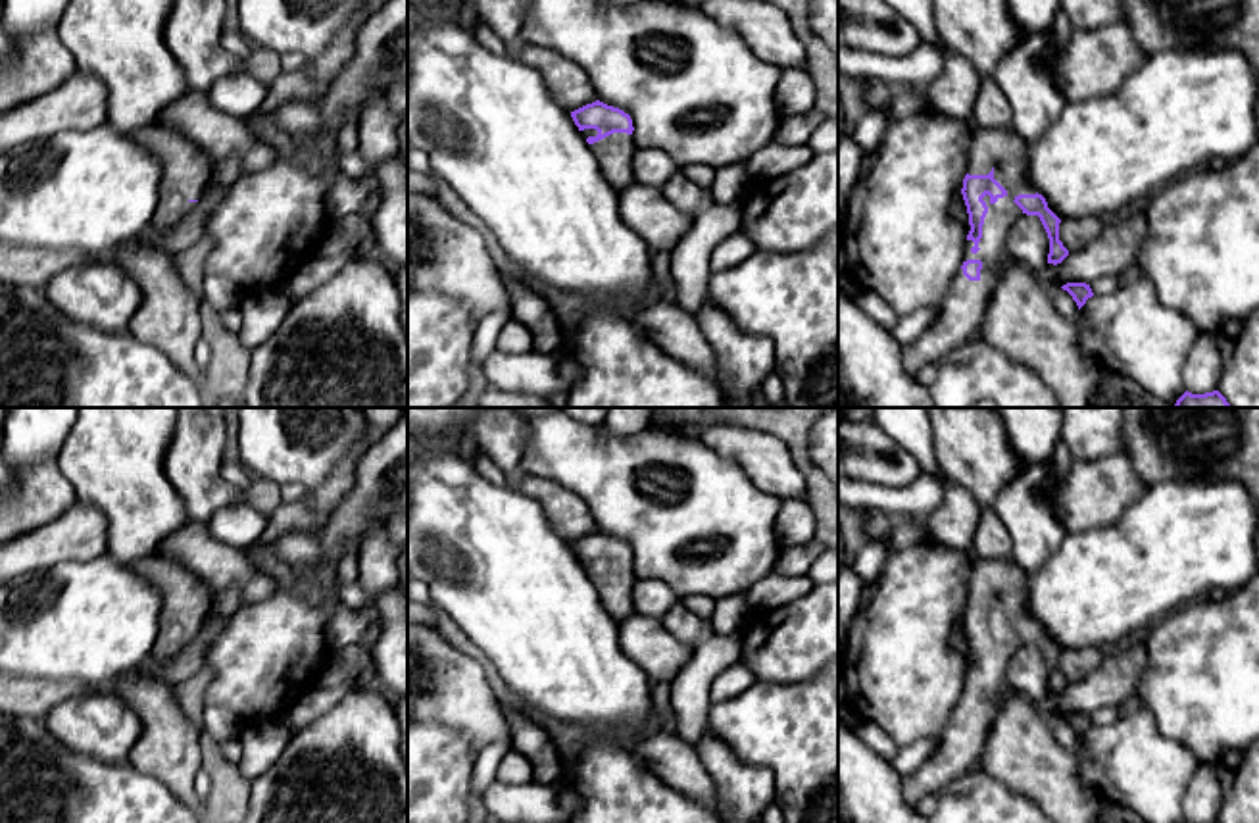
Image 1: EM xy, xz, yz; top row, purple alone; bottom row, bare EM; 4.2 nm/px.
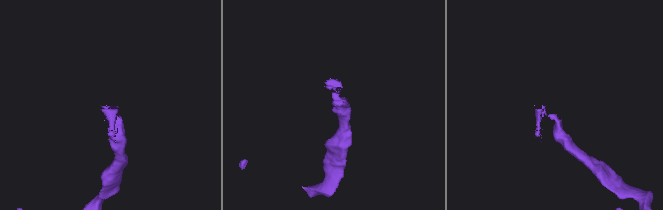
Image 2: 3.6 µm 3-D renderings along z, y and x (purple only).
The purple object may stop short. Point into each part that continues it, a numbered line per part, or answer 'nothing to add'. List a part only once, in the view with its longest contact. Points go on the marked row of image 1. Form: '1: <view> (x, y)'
1: yz (962, 312)

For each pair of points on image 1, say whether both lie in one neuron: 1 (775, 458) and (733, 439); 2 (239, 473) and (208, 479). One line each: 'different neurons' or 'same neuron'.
1: same neuron
2: different neurons

